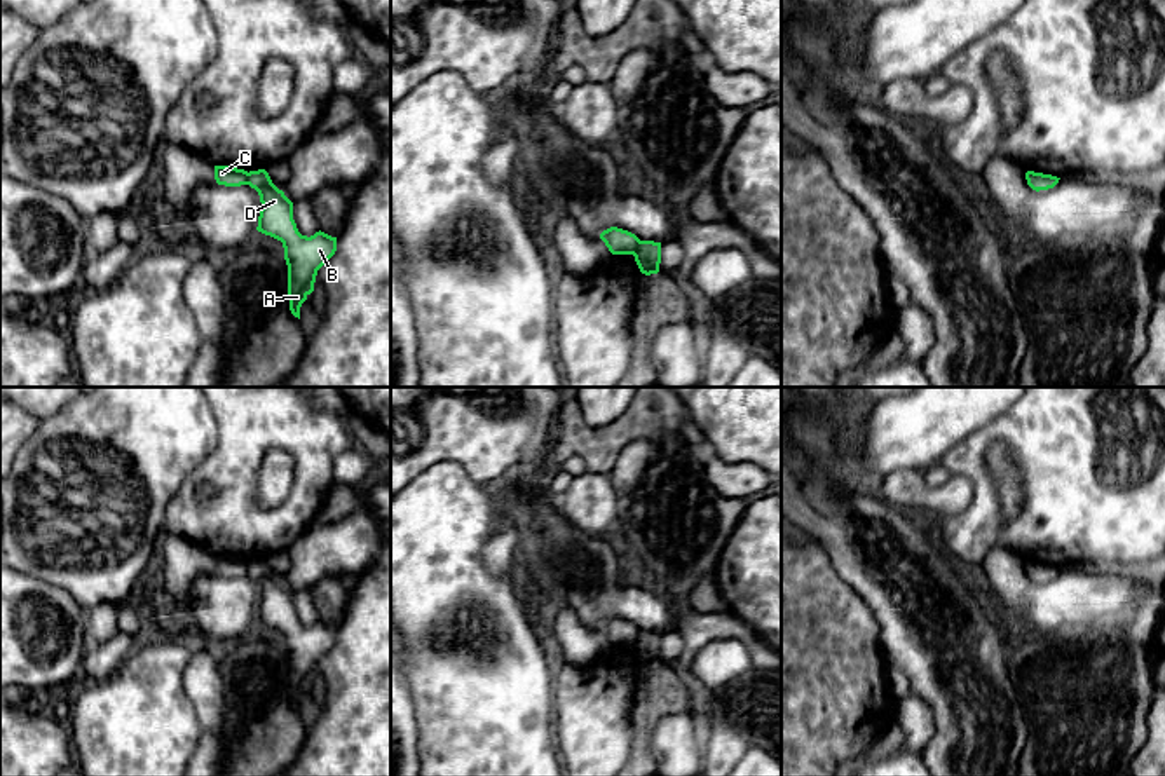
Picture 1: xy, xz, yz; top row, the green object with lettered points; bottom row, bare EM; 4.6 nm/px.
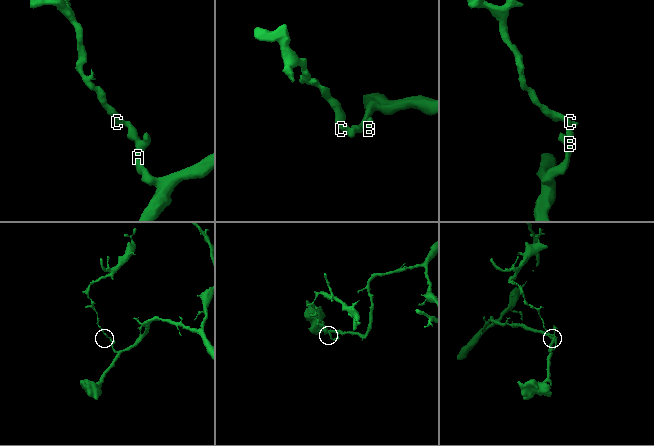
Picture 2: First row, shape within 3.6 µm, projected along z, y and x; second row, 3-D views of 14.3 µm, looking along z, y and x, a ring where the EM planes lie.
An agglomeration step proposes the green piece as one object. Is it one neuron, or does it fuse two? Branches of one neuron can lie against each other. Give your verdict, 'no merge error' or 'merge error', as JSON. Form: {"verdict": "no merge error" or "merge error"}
{"verdict": "merge error"}

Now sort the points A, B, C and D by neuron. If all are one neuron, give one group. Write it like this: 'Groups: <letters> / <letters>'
Groups: A B D / C

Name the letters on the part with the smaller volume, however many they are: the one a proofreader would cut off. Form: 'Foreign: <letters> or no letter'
Foreign: C

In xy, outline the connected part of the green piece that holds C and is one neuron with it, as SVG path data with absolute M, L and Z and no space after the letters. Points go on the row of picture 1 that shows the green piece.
M215 166L215 180L218 185L241 187L246 185L248 171L232 166Z

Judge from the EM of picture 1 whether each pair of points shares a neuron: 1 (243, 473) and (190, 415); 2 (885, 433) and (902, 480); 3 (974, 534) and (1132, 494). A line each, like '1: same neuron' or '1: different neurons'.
1: different neurons
2: different neurons
3: same neuron

